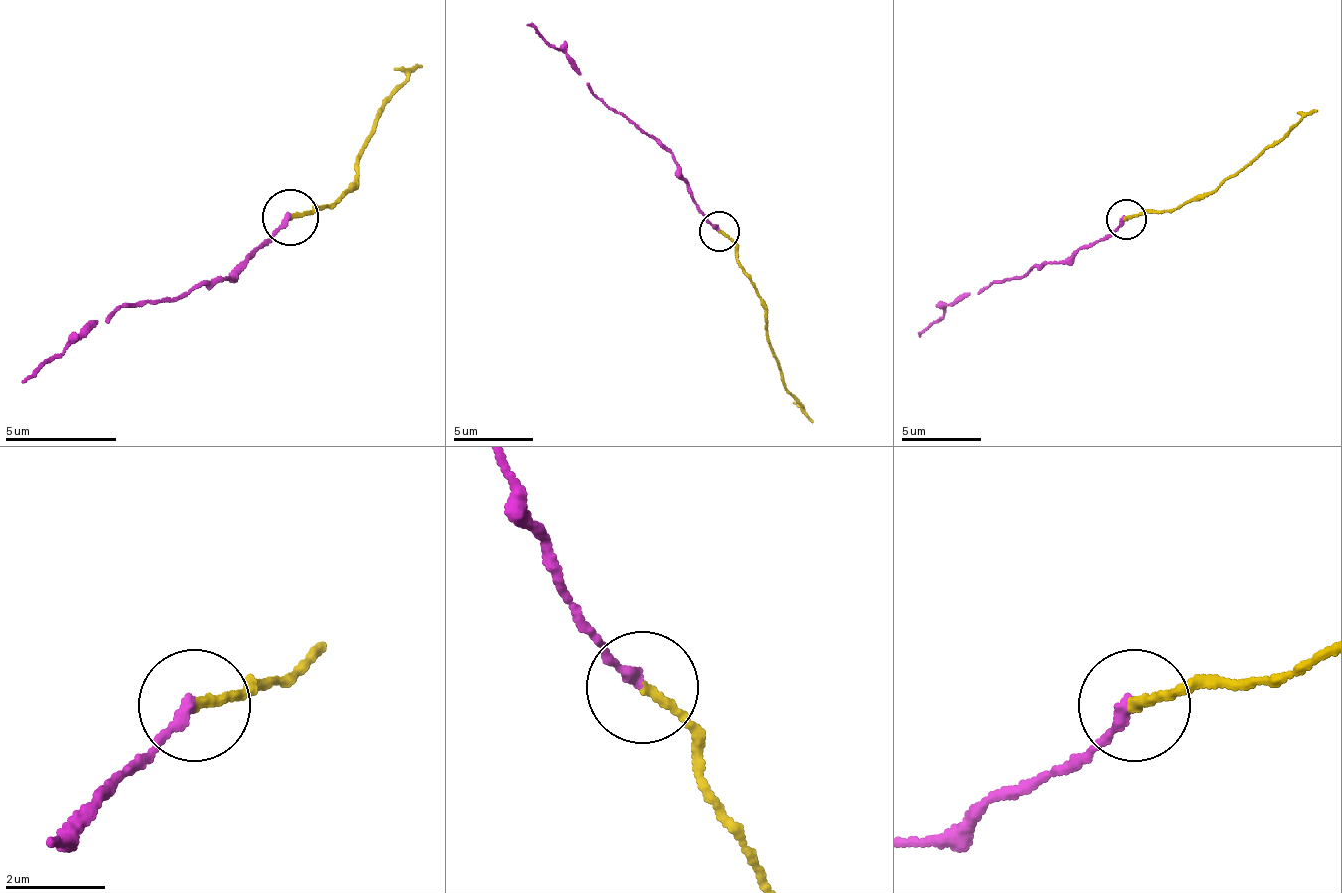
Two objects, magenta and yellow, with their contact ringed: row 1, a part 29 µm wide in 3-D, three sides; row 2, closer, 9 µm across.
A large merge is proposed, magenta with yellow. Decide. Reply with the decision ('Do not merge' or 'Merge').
Merge

